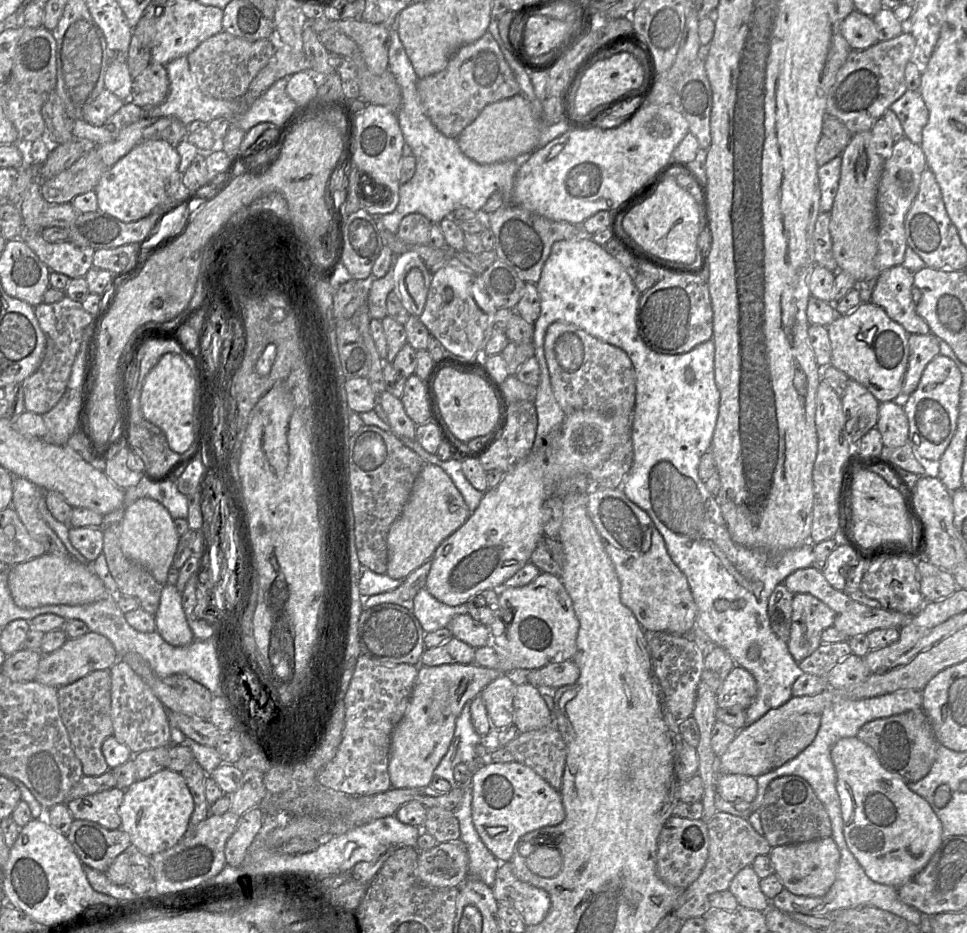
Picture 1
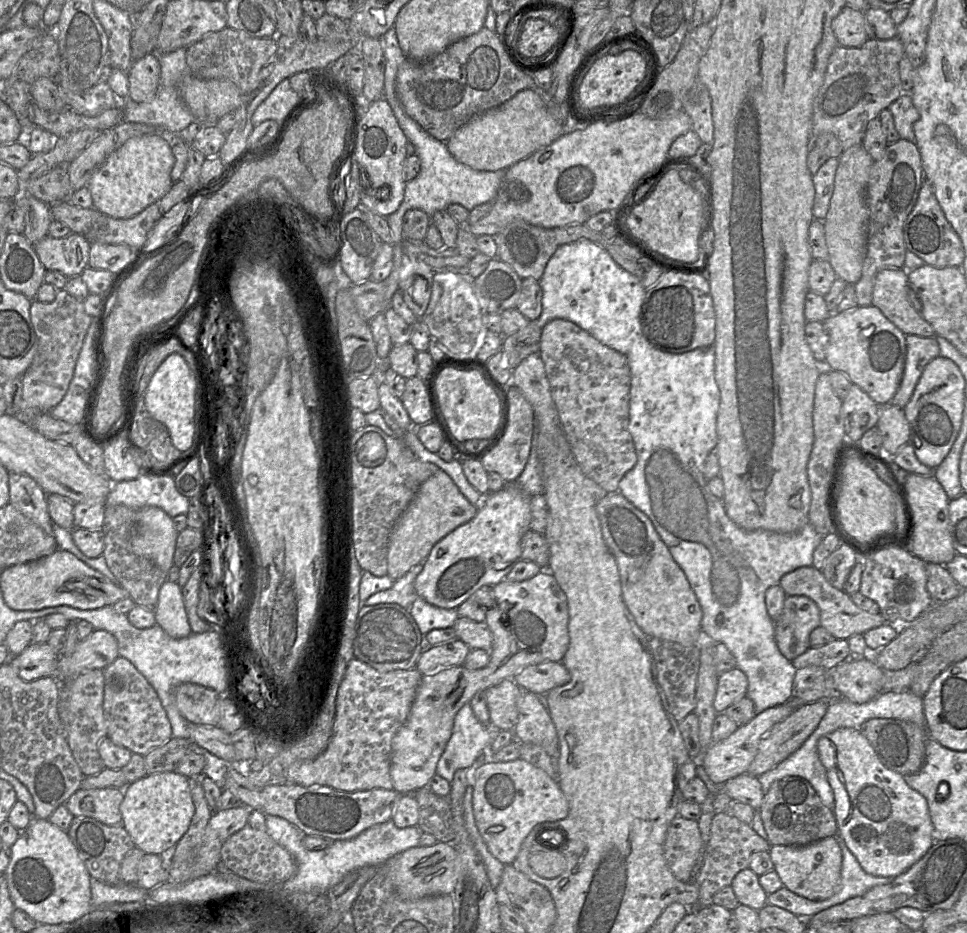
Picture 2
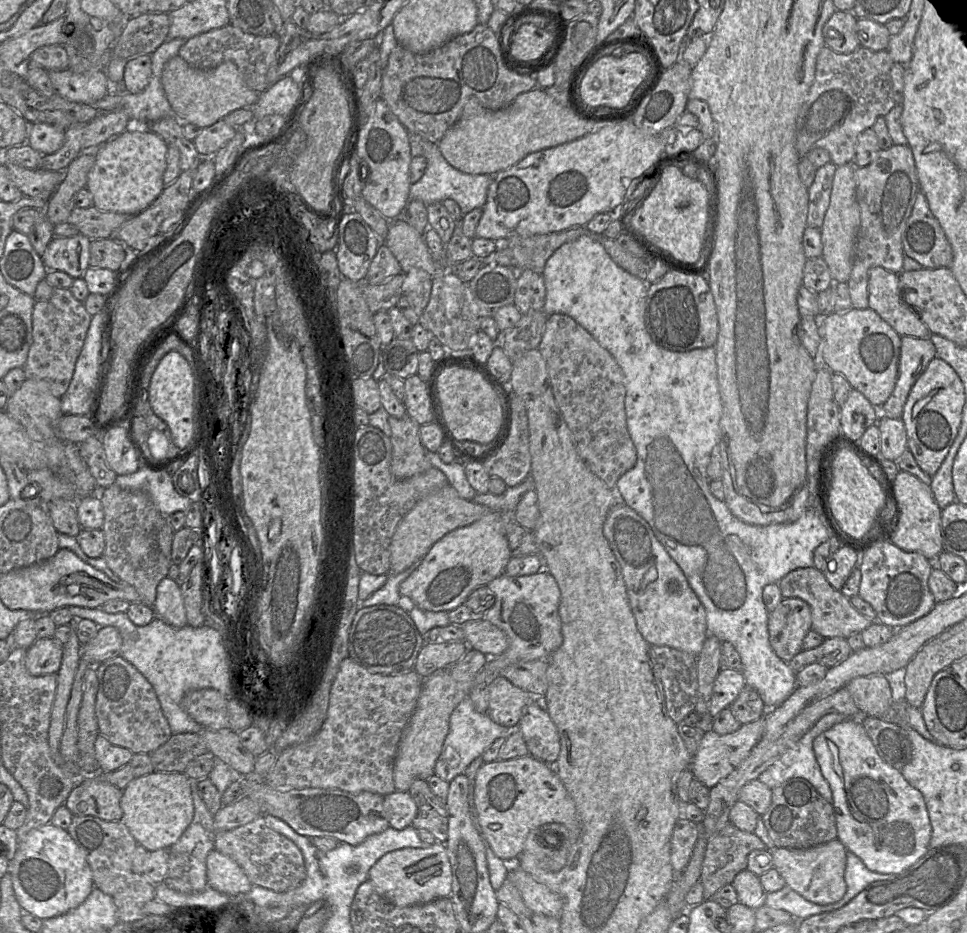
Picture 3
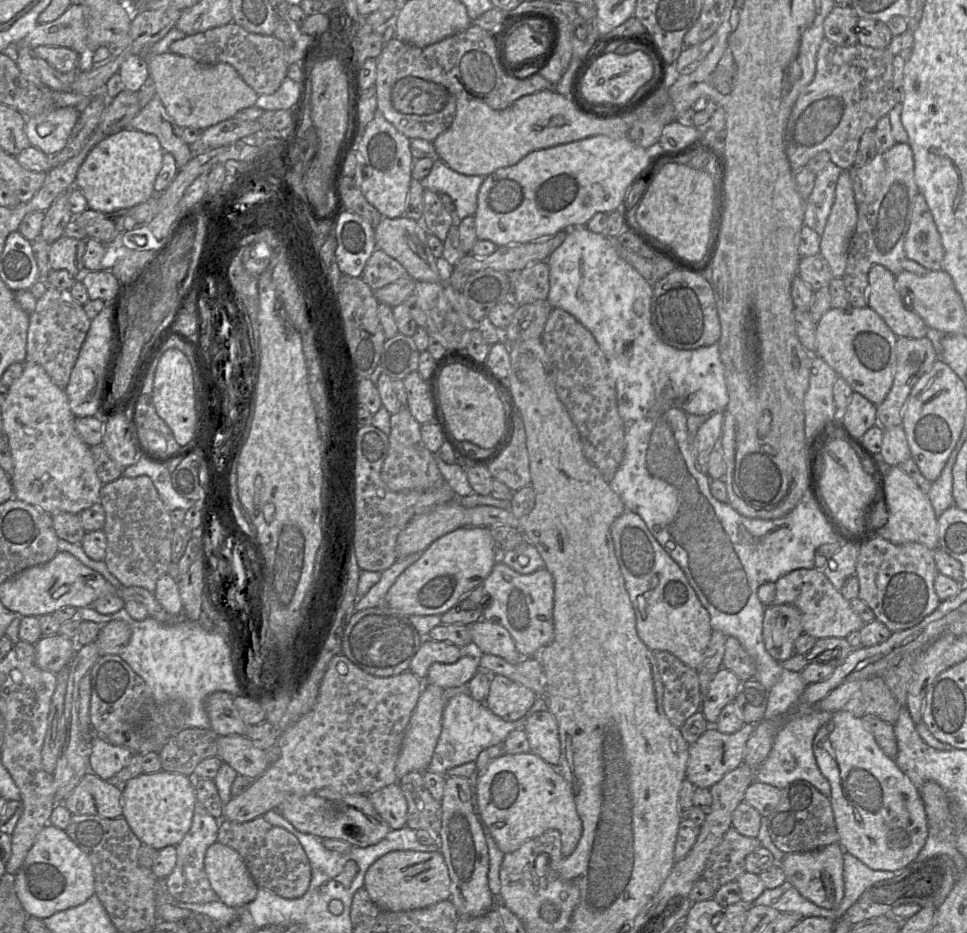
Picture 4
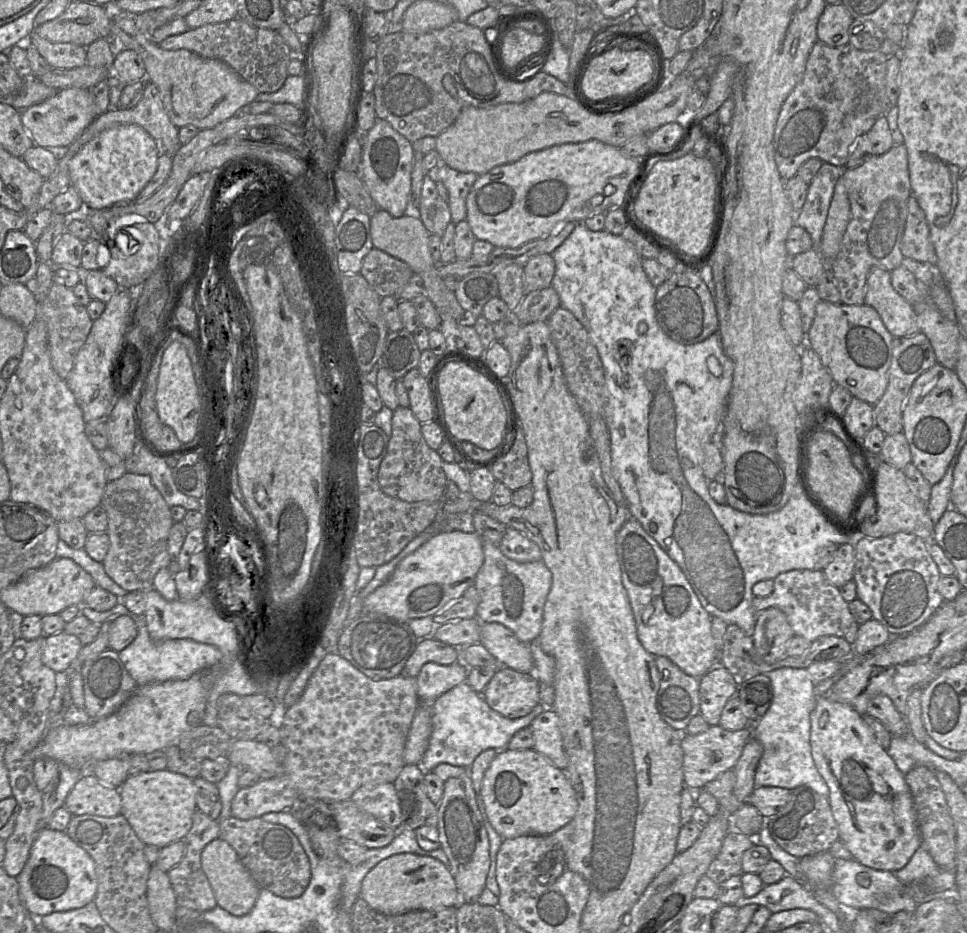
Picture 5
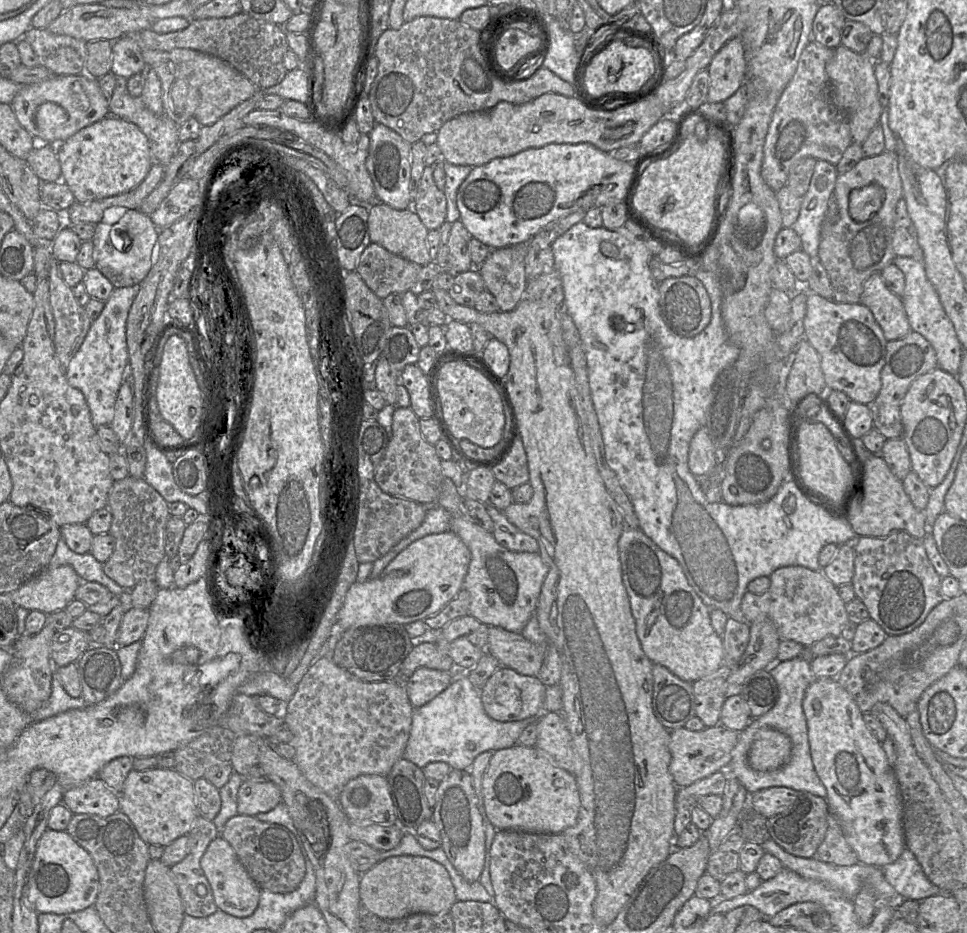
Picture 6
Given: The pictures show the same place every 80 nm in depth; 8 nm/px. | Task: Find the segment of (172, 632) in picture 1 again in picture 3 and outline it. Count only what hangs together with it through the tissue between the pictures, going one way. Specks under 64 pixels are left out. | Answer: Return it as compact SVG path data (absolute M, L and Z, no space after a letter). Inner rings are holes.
M165 577L159 582L153 609L157 617L175 628L188 625L180 586L175 580Z

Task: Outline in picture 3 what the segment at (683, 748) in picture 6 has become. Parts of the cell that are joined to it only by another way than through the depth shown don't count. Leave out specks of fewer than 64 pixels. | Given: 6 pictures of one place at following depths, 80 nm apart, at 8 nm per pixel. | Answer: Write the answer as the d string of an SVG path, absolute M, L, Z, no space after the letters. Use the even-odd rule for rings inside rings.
M763 718L742 724L733 733L719 735L713 730L705 732L697 752L693 755L691 771L694 778L708 788L714 787L720 780L727 777L749 756L752 749L763 738L765 722Z

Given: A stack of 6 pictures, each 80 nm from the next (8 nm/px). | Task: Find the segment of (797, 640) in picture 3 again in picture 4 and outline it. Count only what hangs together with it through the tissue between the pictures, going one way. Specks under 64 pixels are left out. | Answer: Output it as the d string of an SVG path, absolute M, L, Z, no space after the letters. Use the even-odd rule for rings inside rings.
M790 604L766 606L762 636L768 653L782 662L794 654L794 642L803 634L801 613Z

